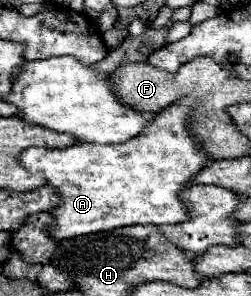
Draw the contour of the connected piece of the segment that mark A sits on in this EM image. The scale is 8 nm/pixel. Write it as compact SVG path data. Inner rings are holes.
M174 102L172 106L166 106L160 110L152 122L148 124L148 130L144 134L138 134L136 138L130 138L122 144L72 144L68 148L26 148L20 154L20 166L28 172L42 174L46 184L56 190L60 196L60 204L54 206L48 214L52 216L52 222L48 224L48 234L62 240L62 238L76 238L82 234L94 234L94 232L106 232L120 226L132 226L132 224L178 224L188 220L188 210L178 200L180 190L186 188L188 178L194 178L198 170L208 166L212 160L196 150L196 142L190 136L188 130L188 112L190 106L180 102Z

